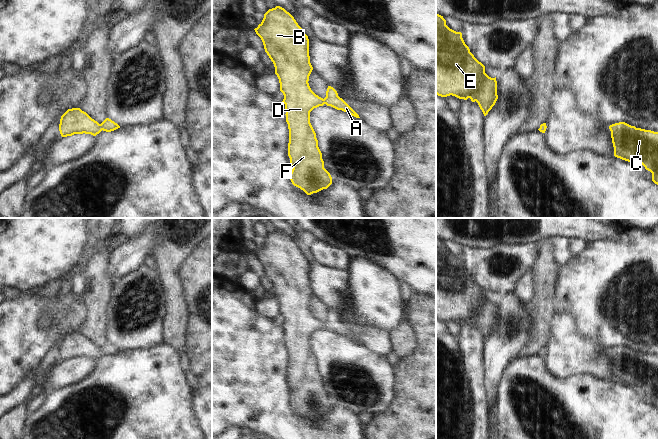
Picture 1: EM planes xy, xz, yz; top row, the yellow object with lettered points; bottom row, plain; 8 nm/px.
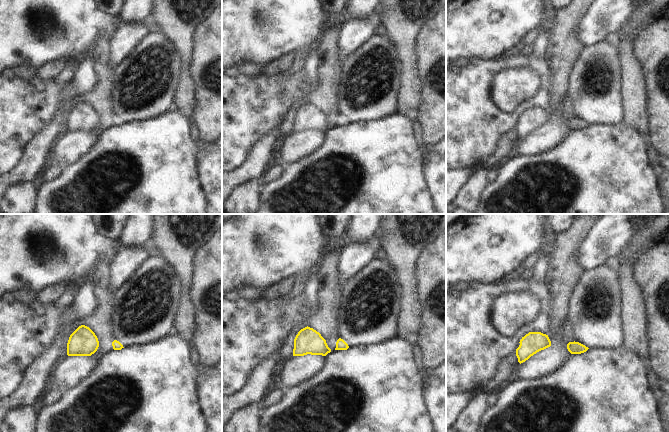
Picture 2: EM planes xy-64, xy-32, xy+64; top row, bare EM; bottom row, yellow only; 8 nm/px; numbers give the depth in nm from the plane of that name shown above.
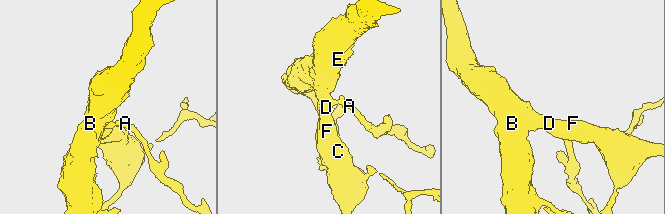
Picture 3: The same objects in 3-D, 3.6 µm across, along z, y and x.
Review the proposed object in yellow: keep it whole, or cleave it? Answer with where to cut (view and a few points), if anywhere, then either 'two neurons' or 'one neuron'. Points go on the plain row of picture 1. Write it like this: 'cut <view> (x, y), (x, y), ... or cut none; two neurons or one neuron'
cut none; one neuron

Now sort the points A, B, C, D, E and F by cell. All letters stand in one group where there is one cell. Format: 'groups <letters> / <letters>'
groups A B C D E F

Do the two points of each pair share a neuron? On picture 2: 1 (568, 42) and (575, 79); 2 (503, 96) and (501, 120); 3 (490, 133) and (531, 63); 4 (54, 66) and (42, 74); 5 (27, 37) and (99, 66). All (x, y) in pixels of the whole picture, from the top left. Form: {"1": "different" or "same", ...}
{"1": "different", "2": "different", "3": "same", "4": "same", "5": "different"}

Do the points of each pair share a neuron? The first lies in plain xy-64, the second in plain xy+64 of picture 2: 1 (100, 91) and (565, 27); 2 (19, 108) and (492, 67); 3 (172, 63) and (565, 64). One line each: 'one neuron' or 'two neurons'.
1: one neuron
2: one neuron
3: two neurons

